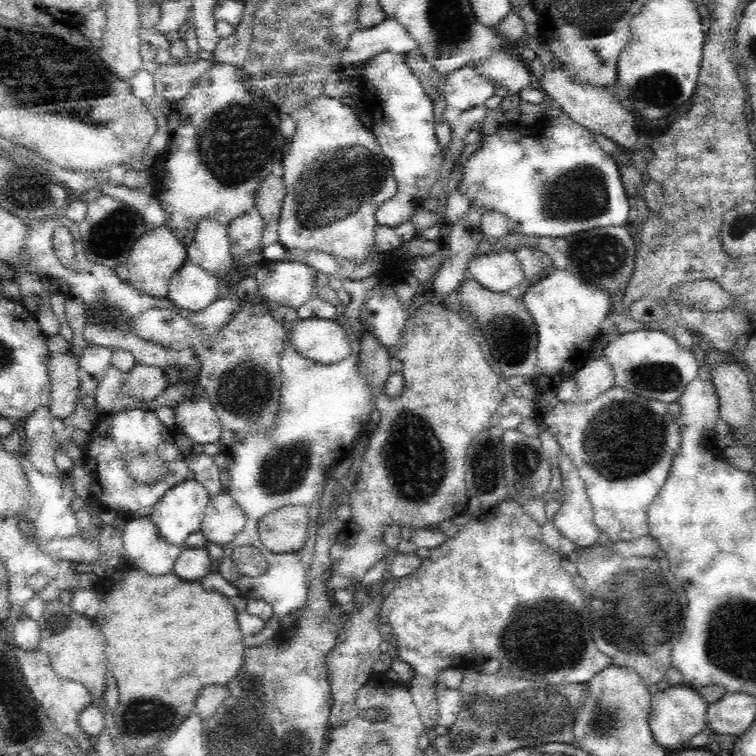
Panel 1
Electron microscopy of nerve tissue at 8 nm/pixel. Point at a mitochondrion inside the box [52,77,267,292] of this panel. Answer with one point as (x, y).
(106, 237)

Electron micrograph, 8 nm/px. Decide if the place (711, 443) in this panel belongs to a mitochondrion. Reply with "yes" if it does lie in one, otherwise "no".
no

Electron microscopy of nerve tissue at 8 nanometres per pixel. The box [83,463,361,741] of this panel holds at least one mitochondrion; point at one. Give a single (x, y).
(145, 716)

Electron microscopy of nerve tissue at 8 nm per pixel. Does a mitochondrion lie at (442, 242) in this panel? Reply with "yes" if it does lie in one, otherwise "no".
no

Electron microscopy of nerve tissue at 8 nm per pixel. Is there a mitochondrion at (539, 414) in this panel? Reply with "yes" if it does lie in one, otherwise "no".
no

